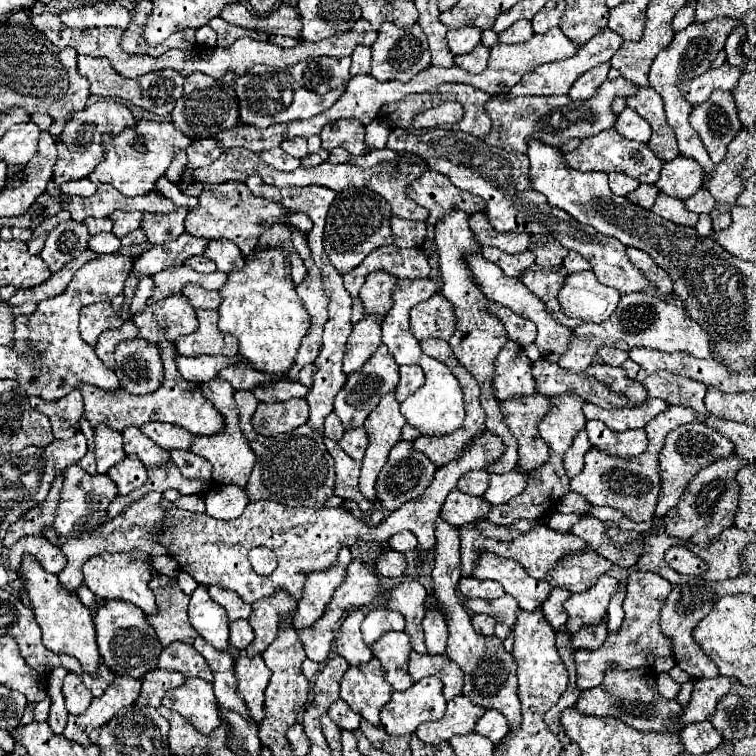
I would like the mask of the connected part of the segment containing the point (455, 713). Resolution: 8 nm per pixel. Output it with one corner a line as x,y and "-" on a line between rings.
459,695
457,699
447,703
447,713
443,719
433,723
423,723
417,729
417,737
423,743
439,745
443,741
449,741
453,735
465,735
471,733
479,717
483,715
483,707
471,703
469,697

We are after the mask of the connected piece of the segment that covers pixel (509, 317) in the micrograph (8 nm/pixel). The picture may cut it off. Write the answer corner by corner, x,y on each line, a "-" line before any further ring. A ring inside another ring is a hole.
489,301
489,313
497,315
505,323
505,329
507,329
507,335
509,335
511,341
519,343
521,347
535,341
537,329
535,329
533,321
529,321
525,317
519,317
509,307
503,307
503,305
493,303
493,301

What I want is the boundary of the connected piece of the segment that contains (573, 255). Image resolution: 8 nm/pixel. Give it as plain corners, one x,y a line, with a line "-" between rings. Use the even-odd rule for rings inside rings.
569,251
565,261
563,261
563,267
567,269
567,273
575,273
575,271
583,271
583,269
591,269
591,263
587,259
583,259
577,251

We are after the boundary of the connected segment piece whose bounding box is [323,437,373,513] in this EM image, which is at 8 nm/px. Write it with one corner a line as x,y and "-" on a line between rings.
323,439
329,455
335,459
335,471
337,471
337,477
335,477
335,495
337,497
343,497
343,499
353,499
359,503
359,509
363,513
371,511
373,509
373,503
367,501
361,493
359,493
359,473
361,473
361,463
359,461
353,461
335,441
331,439

